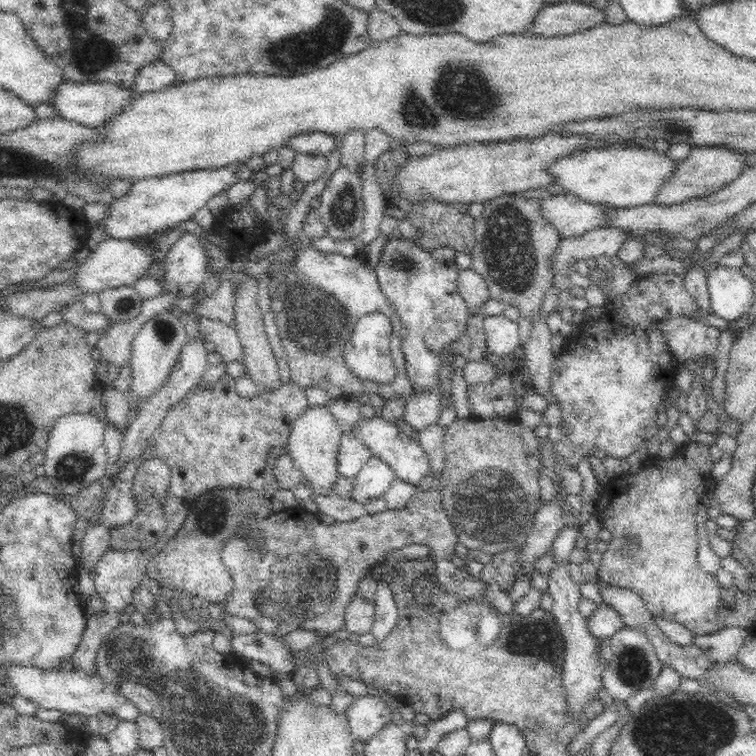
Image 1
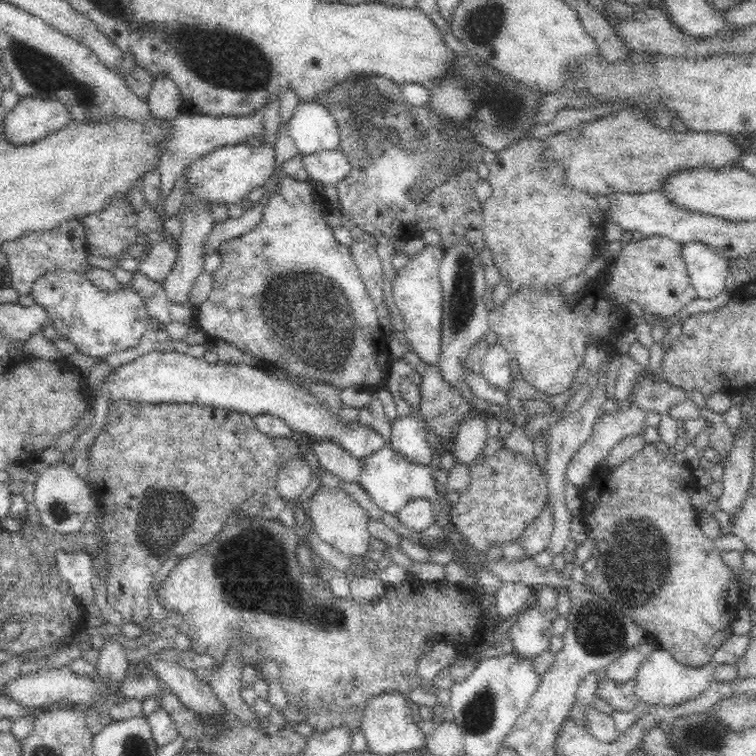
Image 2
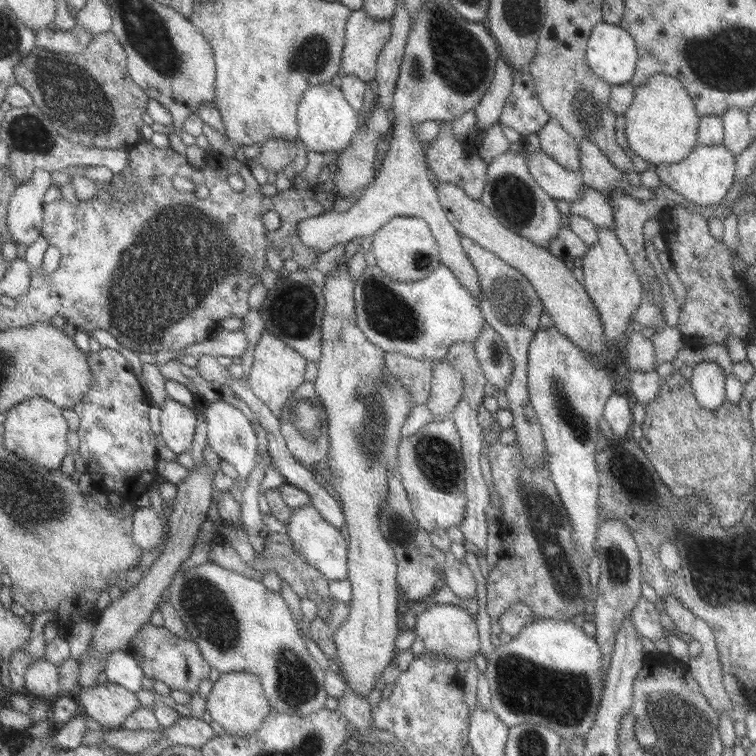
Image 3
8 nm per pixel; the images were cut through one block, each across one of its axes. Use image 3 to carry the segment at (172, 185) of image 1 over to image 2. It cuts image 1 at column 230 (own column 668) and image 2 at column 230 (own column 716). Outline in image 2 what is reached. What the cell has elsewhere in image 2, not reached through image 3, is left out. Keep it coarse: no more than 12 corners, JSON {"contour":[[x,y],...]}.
{"contour":[[267,140],[226,145],[188,166],[187,193],[238,204],[277,168]]}

